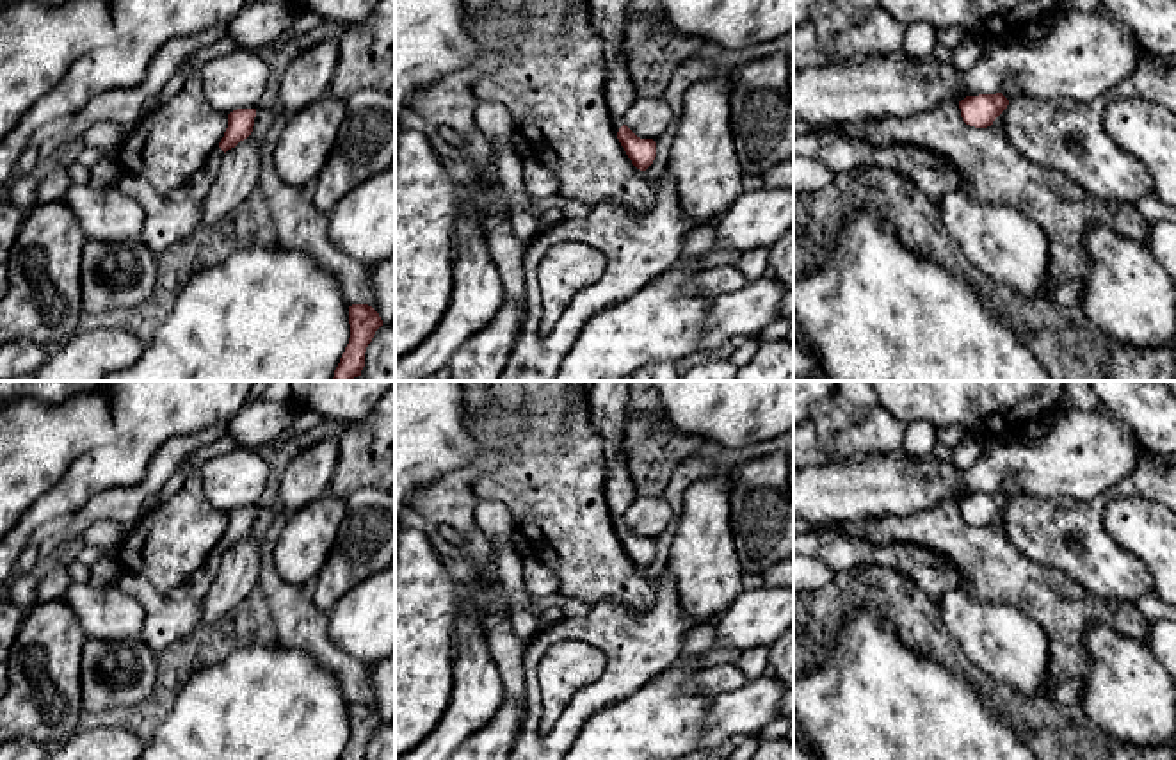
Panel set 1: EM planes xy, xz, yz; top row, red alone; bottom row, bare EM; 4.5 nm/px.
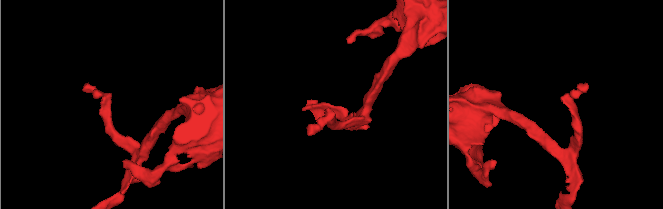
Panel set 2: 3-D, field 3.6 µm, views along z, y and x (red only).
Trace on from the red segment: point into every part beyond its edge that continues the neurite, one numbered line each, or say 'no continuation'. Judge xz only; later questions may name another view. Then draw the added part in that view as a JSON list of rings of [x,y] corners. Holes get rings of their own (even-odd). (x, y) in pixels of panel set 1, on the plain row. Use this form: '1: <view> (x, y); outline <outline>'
1: xz (609, 399); outline [[[591,381],[591,416],[603,441],[605,502],[617,532],[630,504],[637,498],[624,456],[630,381]]]

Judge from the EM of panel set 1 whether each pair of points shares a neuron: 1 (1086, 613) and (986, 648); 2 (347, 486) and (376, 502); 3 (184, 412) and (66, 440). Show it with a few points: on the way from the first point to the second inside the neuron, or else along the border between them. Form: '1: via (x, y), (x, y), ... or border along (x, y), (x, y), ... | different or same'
1: border along (1006, 606), (1022, 611), (1043, 630), (1048, 670) | different
2: border along (376, 486), (356, 490), (346, 499) | different
3: border along (109, 399), (114, 436), (80, 456) | different

